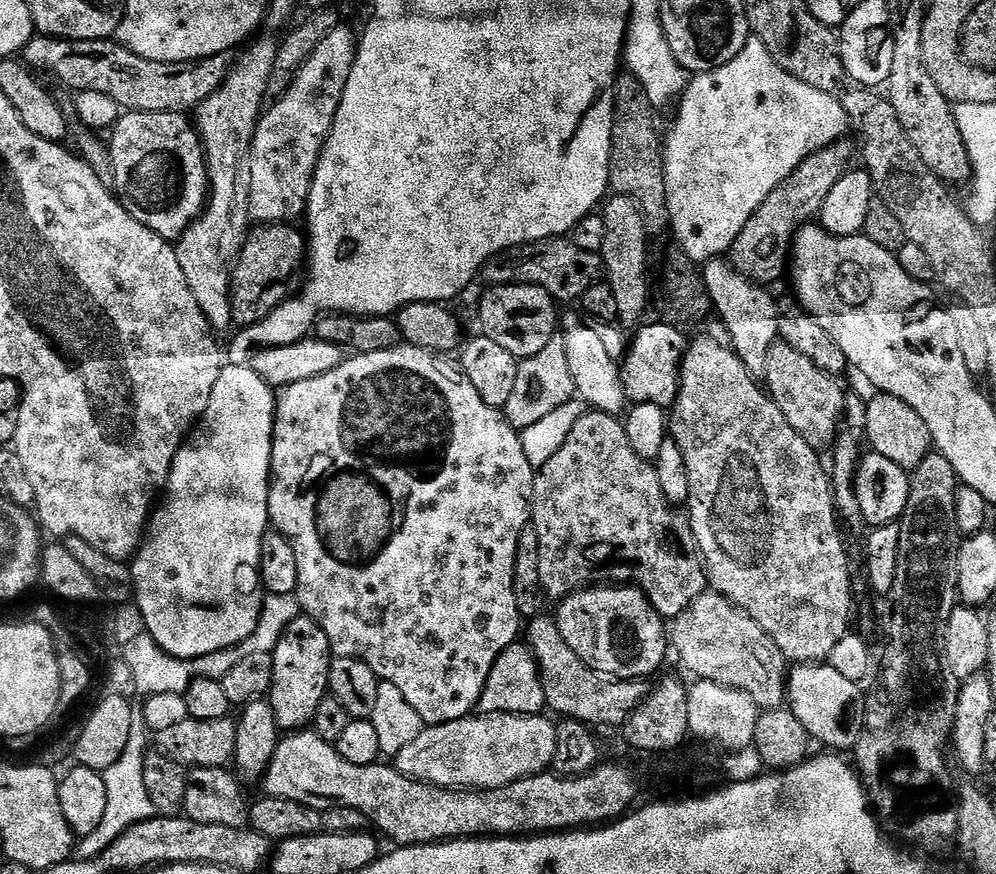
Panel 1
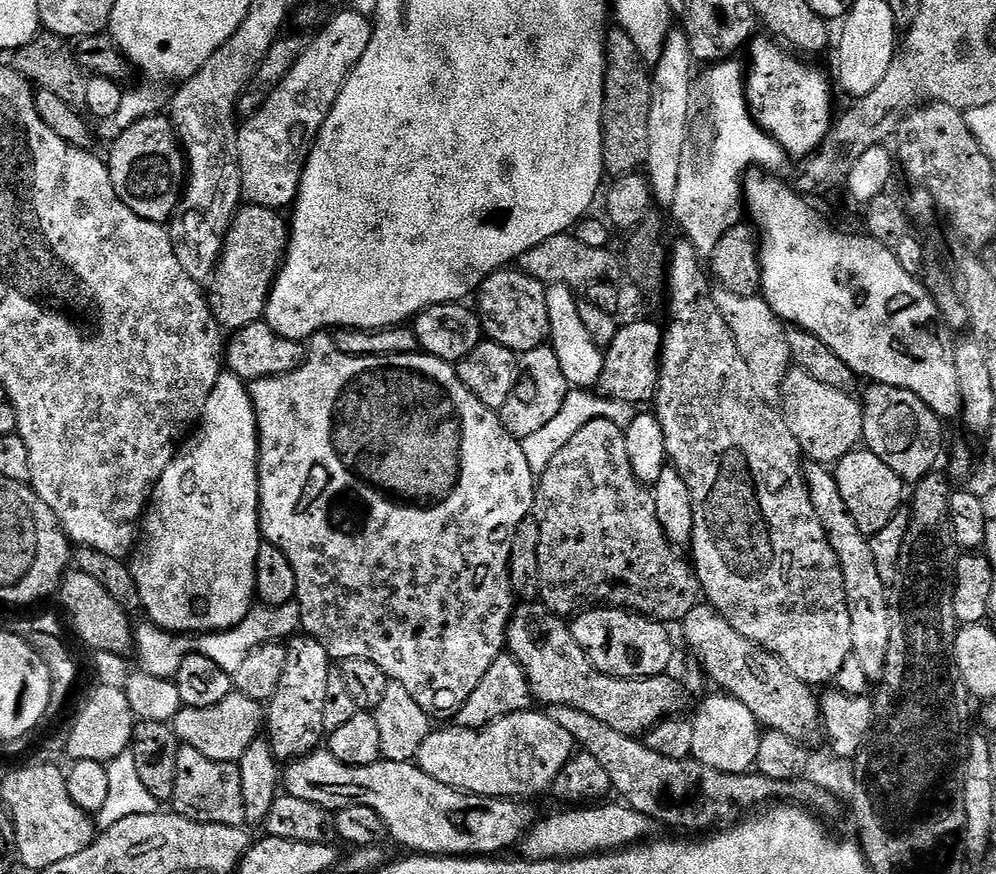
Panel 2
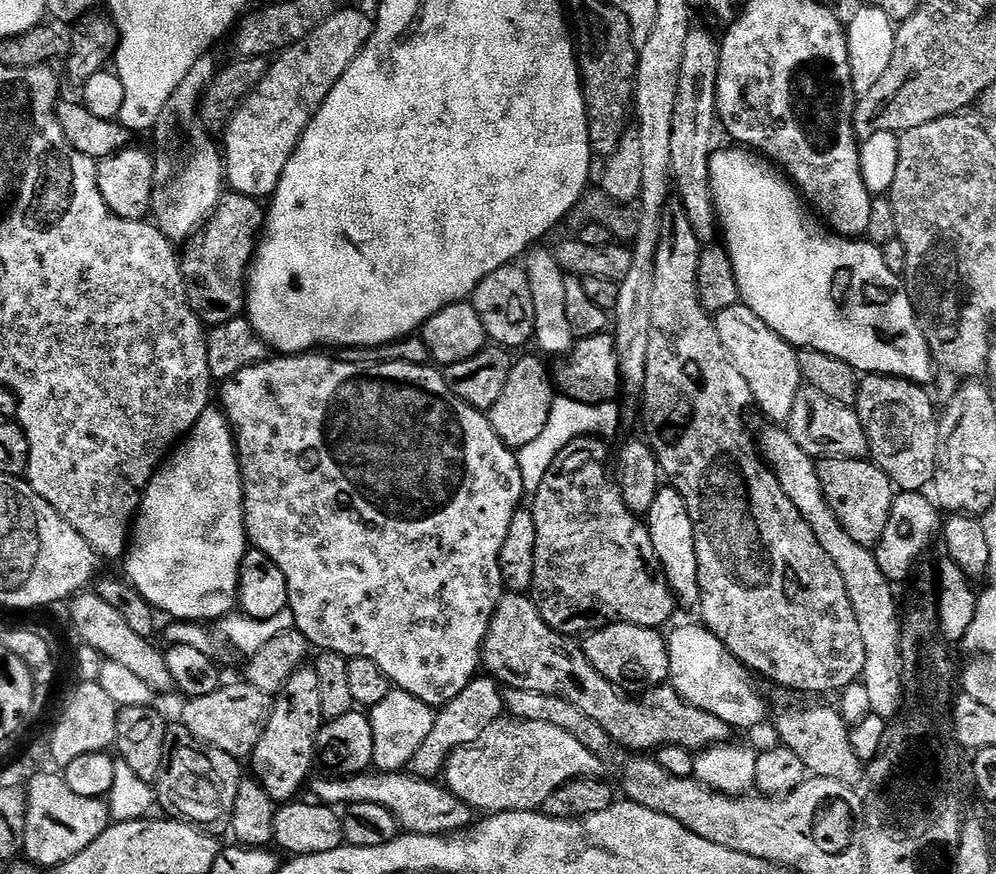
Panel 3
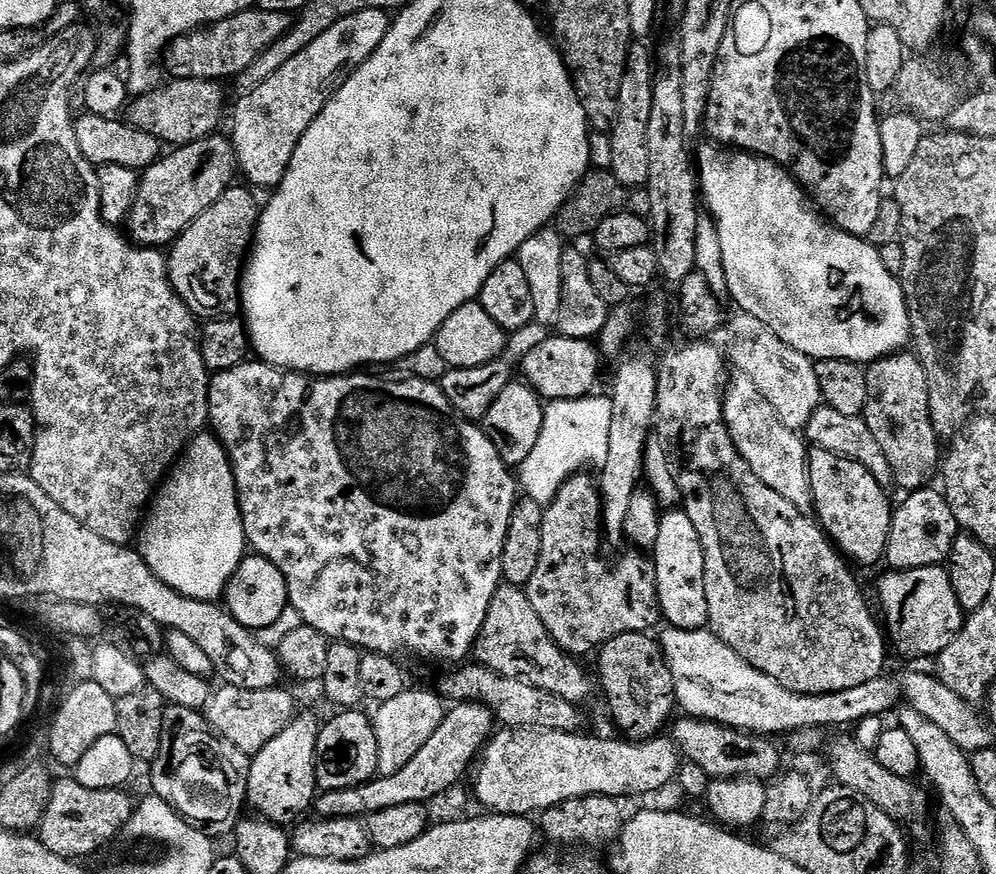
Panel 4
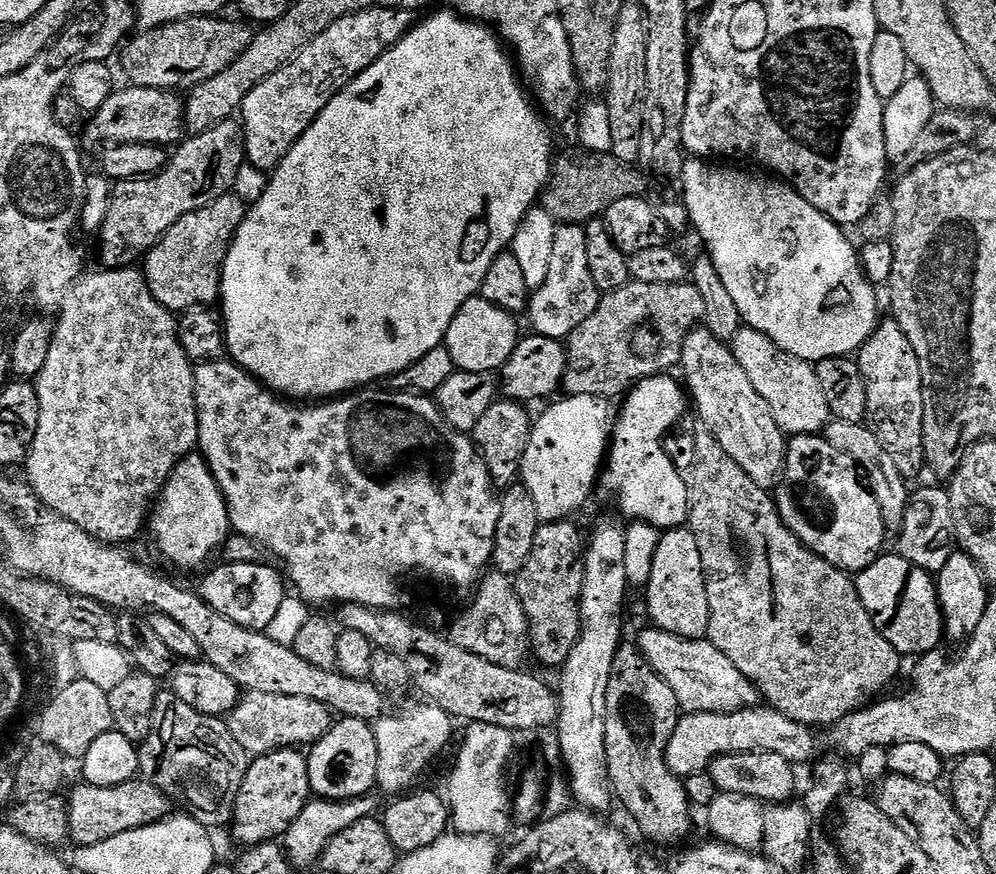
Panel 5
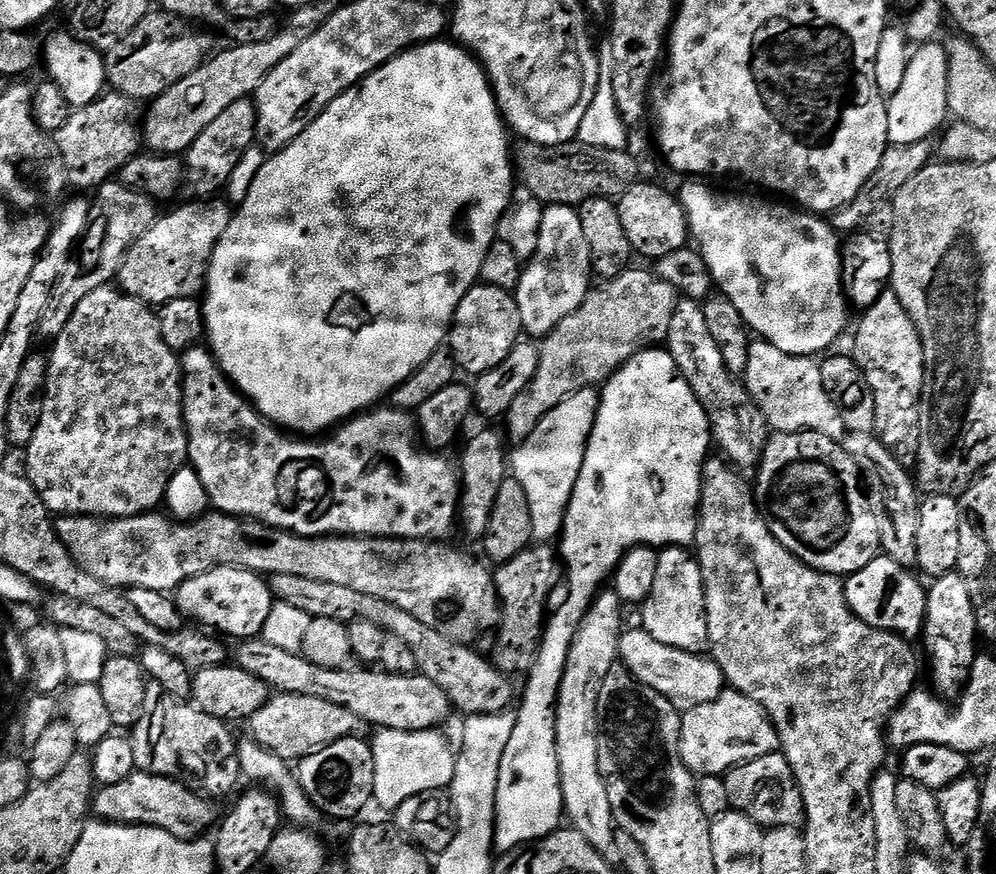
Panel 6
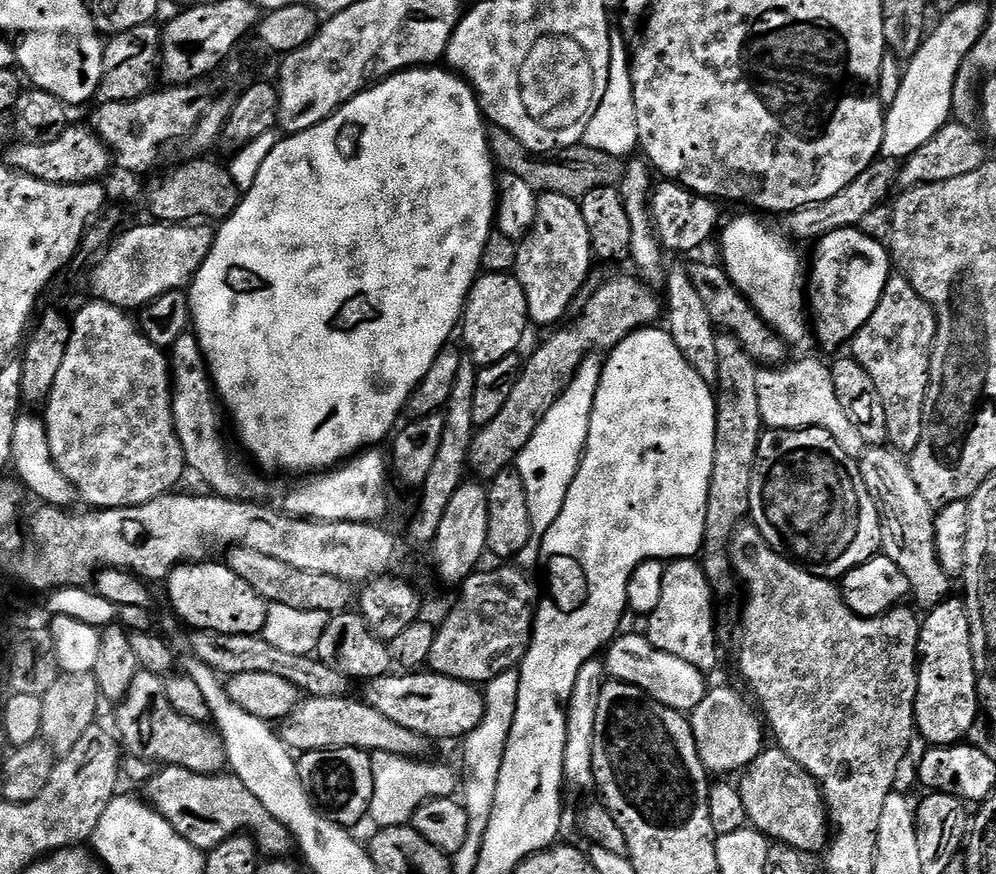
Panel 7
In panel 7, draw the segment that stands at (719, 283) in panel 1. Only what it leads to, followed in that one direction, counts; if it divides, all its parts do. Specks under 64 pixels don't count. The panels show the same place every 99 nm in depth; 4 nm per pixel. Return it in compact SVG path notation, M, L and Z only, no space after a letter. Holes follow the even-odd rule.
M800 360L787 366L768 366L758 374L758 410L763 427L768 430L802 430L821 428L826 430L846 450L846 454L861 457L866 451L862 434L842 411L838 394L834 394L832 369L820 360Z

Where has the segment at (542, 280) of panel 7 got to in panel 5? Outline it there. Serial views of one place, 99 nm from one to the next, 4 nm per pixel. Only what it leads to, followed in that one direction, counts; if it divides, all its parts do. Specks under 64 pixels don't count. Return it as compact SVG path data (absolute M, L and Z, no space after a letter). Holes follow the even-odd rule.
M560 224L554 236L553 255L550 257L546 281L529 297L526 319L533 327L533 333L558 341L566 340L582 322L594 314L601 295L591 277L583 225Z

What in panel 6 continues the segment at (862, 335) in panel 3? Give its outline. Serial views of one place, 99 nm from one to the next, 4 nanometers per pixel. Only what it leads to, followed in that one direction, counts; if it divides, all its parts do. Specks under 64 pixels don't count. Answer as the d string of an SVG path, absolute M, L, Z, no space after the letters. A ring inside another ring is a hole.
M688 182L684 189L679 189L678 195L680 203L688 212L688 230L695 247L700 256L706 262L706 266L712 275L712 283L718 289L719 295L726 297L730 302L734 302L734 307L738 309L738 314L749 326L749 329L759 339L768 340L778 350L782 350L791 356L810 356L819 357L819 352L827 353L832 343L844 332L844 327L848 324L849 301L846 299L844 290L844 273L842 271L842 244L838 239L831 223L819 215L807 210L797 210L795 207L784 204L771 204L768 200L755 200L752 196L719 196L716 192L711 192L704 182Z

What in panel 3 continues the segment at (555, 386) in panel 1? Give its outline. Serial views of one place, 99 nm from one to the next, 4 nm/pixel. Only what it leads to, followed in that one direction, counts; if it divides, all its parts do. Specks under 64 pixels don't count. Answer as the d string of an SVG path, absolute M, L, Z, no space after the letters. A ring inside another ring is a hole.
M539 355L536 356L524 356L513 363L510 378L506 378L506 386L502 386L502 395L486 412L490 426L494 426L494 434L498 434L505 446L513 450L536 441L538 434L542 434L546 427L546 418L550 418L554 376L550 368L543 364L545 361Z

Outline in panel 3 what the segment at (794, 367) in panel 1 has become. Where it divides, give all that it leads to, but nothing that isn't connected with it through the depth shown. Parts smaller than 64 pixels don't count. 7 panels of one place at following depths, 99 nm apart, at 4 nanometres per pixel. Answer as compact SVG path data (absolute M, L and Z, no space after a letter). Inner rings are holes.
M807 386L801 387L798 398L794 398L794 410L786 421L790 438L806 450L817 461L821 460L862 460L869 455L866 430L851 404L834 402L826 394L815 392Z

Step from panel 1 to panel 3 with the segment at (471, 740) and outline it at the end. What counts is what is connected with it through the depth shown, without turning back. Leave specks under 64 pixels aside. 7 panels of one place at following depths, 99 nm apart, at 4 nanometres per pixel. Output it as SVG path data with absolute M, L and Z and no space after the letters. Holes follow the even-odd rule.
M501 718L494 721L478 738L478 742L470 742L464 748L455 748L448 757L448 765L442 773L443 783L449 792L453 792L462 802L466 802L480 814L497 812L535 812L543 809L546 798L571 780L600 778L605 775L604 764L597 753L591 752L574 738L574 734L566 734L566 730L558 730L558 726L550 726L550 722L526 722L515 718Z

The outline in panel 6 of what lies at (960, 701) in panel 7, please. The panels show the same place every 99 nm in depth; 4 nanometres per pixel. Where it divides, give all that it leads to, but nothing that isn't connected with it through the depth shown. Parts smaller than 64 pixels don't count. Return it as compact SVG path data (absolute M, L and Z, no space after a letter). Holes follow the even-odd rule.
M959 571L937 576L931 584L927 589L928 605L922 633L922 641L924 640L925 646L928 647L928 656L932 659L931 687L941 697L956 698L968 683L968 675L972 673L972 663L976 661L978 655L976 649L978 629L974 602L970 602L970 590L960 577Z

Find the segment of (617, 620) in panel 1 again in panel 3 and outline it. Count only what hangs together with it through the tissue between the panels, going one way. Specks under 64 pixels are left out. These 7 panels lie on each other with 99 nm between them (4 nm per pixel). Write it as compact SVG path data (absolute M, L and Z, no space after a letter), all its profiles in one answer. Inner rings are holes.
M608 624L583 637L582 647L590 666L594 666L594 670L598 670L602 678L629 694L661 687L670 677L668 642L665 633L655 628Z

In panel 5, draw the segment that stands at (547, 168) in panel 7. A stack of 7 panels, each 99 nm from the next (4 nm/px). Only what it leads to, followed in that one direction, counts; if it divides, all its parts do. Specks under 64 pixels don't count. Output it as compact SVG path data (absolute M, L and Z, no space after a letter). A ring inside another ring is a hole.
M575 150L565 156L557 155L552 165L552 177L542 193L542 206L560 224L585 225L589 220L603 217L614 202L631 196L644 196L649 191L648 177L639 167L624 164L606 152Z

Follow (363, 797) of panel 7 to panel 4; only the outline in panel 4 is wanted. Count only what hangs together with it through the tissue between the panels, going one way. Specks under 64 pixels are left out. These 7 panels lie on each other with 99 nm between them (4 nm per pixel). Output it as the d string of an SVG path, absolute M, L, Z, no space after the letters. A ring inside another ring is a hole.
M340 710L329 724L325 723L318 734L316 747L316 782L325 792L357 788L373 779L378 773L378 738L369 717L363 716L360 710Z

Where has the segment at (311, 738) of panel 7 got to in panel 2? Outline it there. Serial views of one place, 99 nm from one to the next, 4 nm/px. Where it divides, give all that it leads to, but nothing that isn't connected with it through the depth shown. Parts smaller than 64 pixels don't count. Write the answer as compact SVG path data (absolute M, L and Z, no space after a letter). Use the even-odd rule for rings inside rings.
M233 690L216 706L181 707L180 713L171 720L170 727L183 747L198 750L198 754L202 754L214 762L235 765L246 752L246 746L250 746L250 742L261 735L265 724L265 705L261 701L246 698L240 692Z

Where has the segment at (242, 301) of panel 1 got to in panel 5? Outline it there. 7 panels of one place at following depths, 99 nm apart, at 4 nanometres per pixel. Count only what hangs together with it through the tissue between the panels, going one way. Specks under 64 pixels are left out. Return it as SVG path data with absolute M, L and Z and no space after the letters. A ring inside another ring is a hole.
M229 194L207 204L202 210L178 218L170 230L143 257L142 271L150 292L173 314L183 314L189 308L212 306L220 300L220 278L232 240L238 234L246 215L242 198Z

